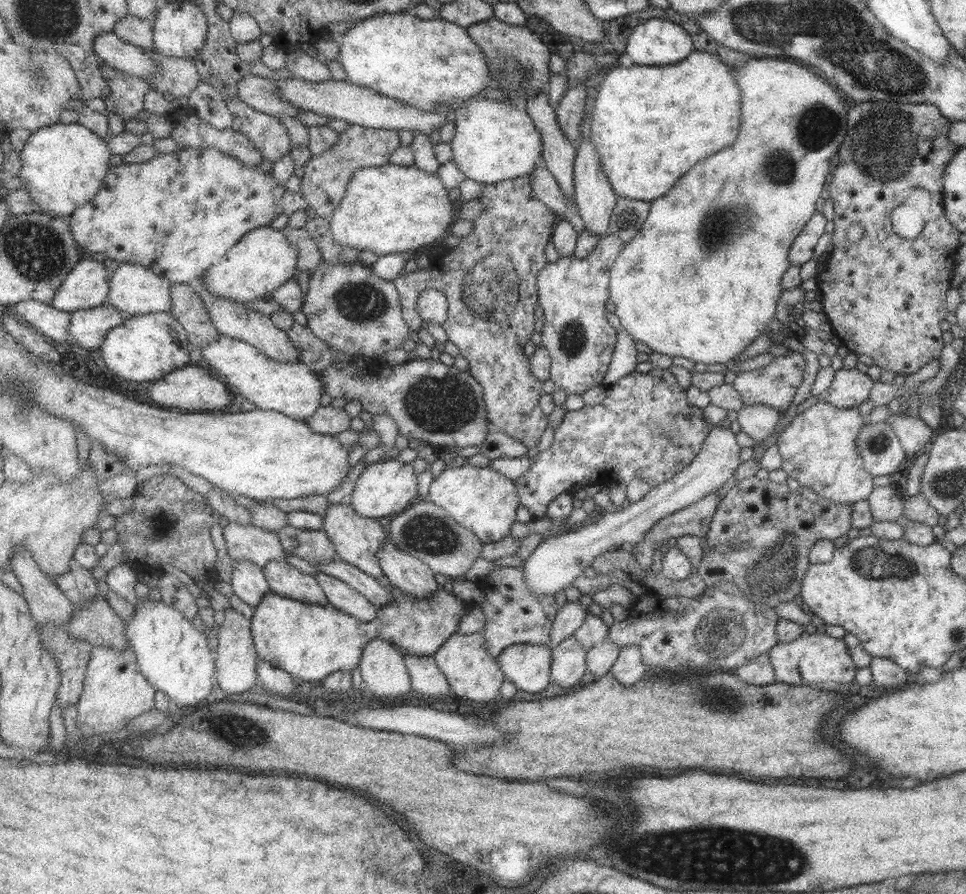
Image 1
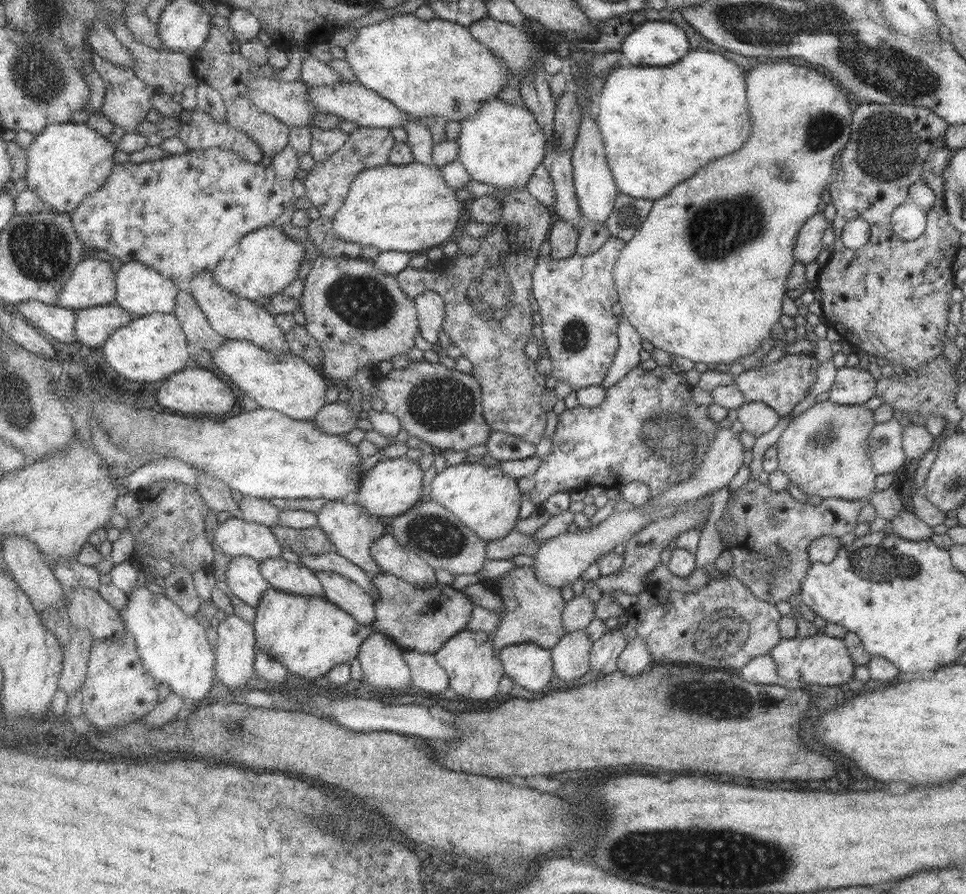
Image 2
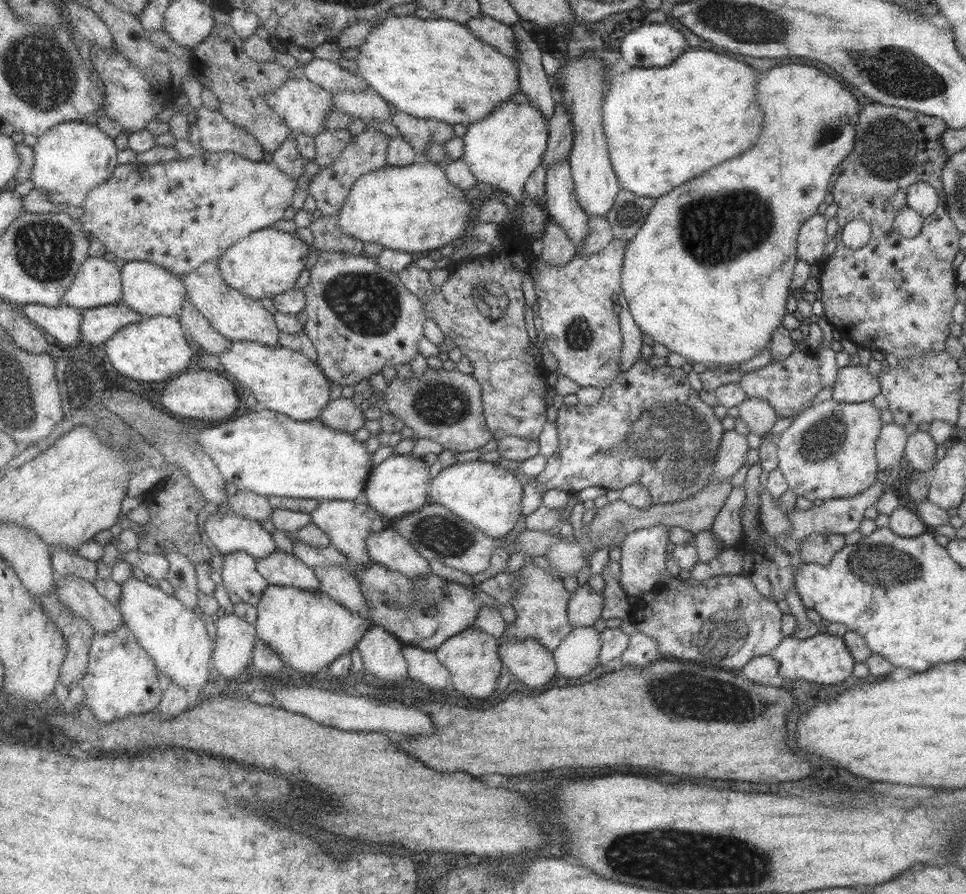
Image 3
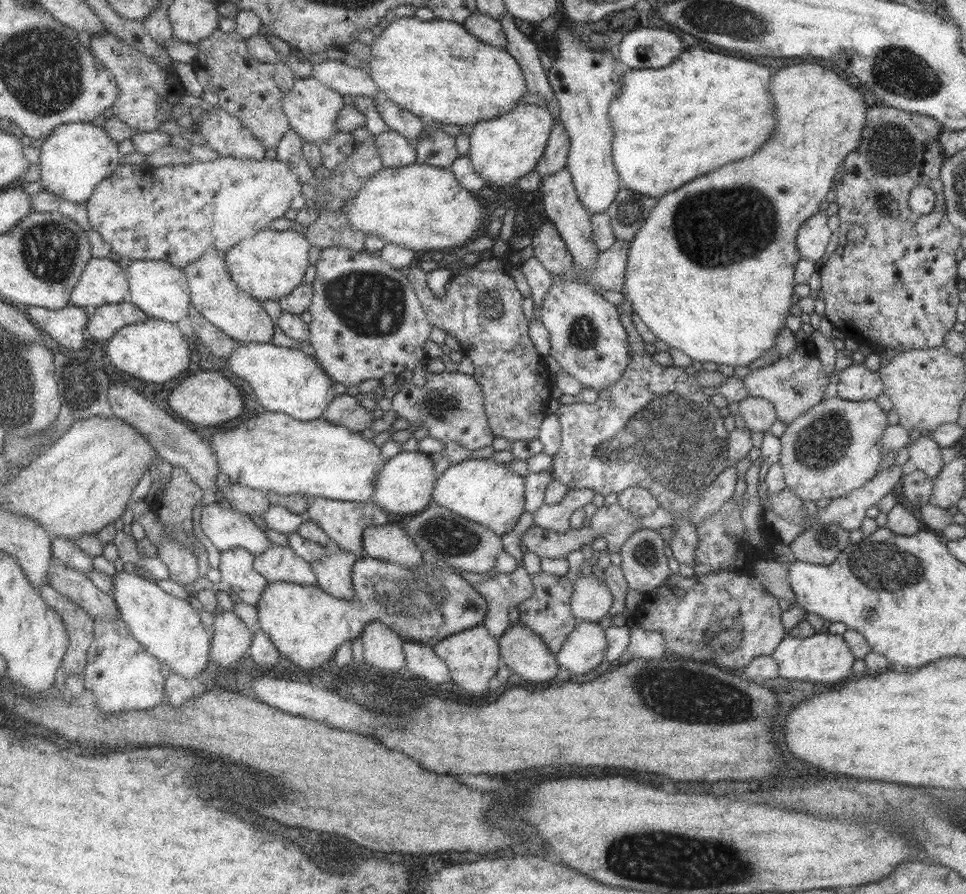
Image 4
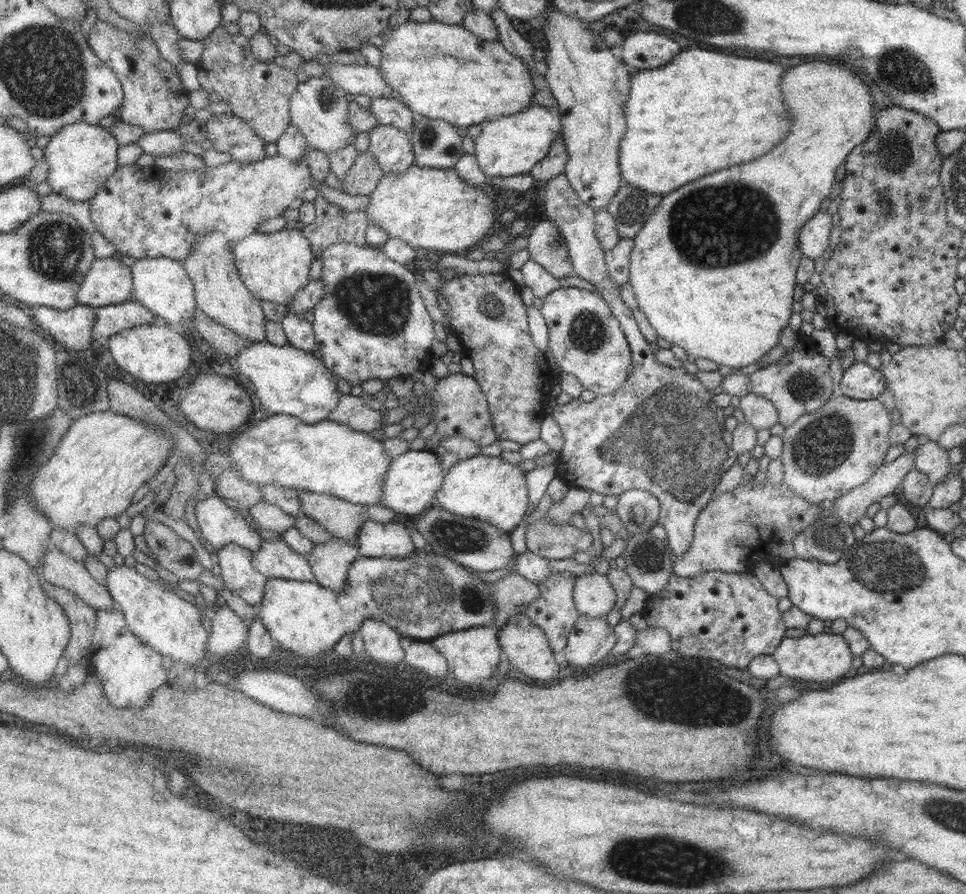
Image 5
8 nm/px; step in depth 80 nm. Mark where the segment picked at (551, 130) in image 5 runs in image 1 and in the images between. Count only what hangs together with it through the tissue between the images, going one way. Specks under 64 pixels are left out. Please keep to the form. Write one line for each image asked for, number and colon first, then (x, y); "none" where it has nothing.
1: (493, 141)
2: (501, 145)
3: (501, 150)
4: (503, 149)

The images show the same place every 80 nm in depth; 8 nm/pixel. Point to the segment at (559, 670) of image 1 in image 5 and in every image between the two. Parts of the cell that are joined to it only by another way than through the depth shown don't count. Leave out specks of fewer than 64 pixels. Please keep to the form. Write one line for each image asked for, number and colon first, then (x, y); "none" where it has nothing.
2: (570, 656)
3: (576, 655)
4: (584, 648)
5: (590, 639)

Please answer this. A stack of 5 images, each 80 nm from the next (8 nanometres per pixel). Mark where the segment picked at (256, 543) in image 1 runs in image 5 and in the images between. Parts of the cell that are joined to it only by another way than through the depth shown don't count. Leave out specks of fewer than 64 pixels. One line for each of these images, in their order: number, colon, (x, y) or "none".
2: (235, 537)
3: (228, 532)
4: (225, 528)
5: (218, 524)

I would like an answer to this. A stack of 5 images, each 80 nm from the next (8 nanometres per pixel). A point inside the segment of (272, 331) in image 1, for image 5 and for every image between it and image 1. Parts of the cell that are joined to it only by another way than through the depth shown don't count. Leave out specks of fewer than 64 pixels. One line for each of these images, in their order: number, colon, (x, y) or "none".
2: (236, 318)
3: (233, 315)
4: (213, 292)
5: (220, 294)

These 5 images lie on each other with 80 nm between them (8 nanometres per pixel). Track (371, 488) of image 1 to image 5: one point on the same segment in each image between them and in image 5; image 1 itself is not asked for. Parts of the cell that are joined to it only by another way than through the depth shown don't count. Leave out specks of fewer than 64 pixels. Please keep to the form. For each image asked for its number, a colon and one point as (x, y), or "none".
2: (393, 485)
3: (399, 485)
4: (404, 486)
5: (413, 477)

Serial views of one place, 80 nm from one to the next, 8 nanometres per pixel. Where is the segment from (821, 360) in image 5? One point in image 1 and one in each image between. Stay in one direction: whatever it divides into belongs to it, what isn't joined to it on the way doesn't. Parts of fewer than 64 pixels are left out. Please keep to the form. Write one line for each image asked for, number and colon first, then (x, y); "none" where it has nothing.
1: (773, 385)
2: (782, 384)
3: (787, 385)
4: (793, 384)

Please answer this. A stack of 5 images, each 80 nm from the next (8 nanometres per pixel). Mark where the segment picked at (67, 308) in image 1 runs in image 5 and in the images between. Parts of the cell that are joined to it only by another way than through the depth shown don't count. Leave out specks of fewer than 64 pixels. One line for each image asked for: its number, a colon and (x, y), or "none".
2: (94, 283)
3: (99, 282)
4: (104, 282)
5: (110, 282)

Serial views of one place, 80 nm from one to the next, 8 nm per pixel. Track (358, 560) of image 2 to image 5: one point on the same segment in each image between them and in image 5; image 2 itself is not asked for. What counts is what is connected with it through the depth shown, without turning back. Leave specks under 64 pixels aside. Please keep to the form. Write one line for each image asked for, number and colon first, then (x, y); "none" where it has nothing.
3: (347, 523)
4: (343, 522)
5: (342, 519)

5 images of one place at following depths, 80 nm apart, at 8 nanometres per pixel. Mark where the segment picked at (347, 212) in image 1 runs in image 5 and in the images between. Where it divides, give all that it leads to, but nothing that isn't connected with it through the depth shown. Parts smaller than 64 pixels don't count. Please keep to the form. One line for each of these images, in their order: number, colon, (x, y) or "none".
2: (406, 208)
3: (412, 208)
4: (419, 207)
5: (433, 209)

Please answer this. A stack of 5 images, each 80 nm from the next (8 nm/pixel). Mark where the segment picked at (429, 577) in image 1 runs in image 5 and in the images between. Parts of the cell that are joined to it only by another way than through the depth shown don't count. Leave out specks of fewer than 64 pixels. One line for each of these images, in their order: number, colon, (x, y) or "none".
2: (392, 557)
3: (387, 547)
4: (389, 542)
5: (374, 539)

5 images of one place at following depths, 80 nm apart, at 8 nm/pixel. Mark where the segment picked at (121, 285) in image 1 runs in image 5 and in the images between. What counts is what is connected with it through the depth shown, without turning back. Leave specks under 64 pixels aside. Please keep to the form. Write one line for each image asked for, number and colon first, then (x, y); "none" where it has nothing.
2: (142, 290)
3: (150, 289)
4: (160, 288)
5: (161, 284)

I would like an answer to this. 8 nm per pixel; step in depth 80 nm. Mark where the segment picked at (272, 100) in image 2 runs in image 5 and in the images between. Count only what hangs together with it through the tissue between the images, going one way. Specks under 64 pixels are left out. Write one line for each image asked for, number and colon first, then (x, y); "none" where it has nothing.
3: (303, 106)
4: (310, 107)
5: (318, 109)

